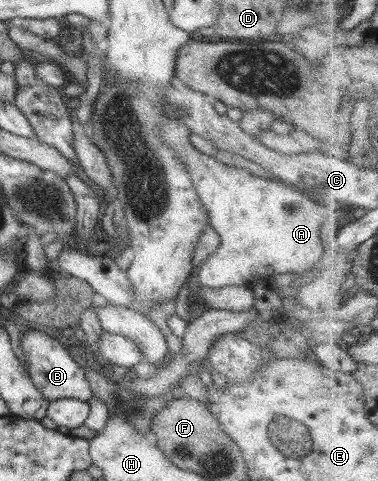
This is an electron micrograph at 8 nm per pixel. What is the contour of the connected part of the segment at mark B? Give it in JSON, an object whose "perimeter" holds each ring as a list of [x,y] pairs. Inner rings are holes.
{"perimeter":[[[27,331],[19,341],[21,355],[30,382],[38,389],[47,401],[56,399],[78,399],[87,401],[92,396],[88,381],[85,379],[84,371],[77,365],[69,355],[68,349],[55,339],[49,337],[42,331]]]}

